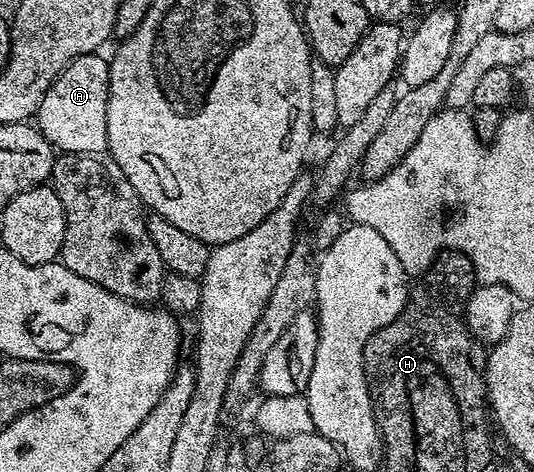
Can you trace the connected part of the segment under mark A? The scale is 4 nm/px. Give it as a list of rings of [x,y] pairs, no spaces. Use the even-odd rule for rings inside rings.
[[[103,53],[83,54],[73,60],[63,72],[50,84],[42,104],[36,109],[34,125],[40,135],[57,151],[66,154],[102,154],[108,149],[106,132],[106,108],[108,107],[108,67],[110,65]]]

